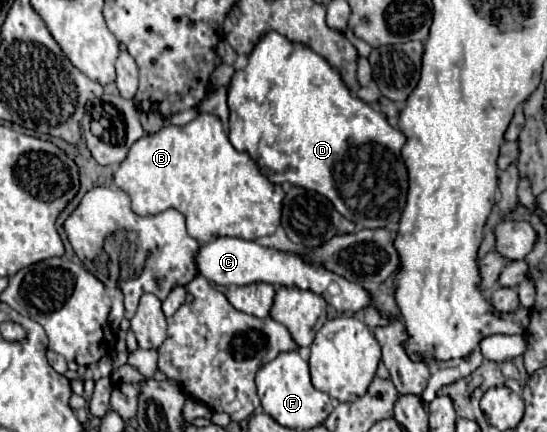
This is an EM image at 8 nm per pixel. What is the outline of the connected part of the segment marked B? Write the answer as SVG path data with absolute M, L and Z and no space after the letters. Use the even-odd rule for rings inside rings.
M199 114L185 126L165 124L155 134L145 134L131 146L127 158L115 170L113 182L131 196L131 208L139 216L153 216L167 208L179 210L185 216L189 236L199 244L207 244L219 236L235 236L243 240L271 236L279 226L281 200L285 196L279 184L273 184L259 174L259 168L249 154L233 148L223 122L215 114Z

